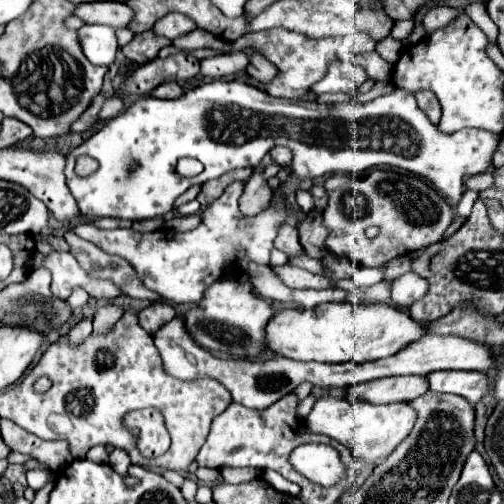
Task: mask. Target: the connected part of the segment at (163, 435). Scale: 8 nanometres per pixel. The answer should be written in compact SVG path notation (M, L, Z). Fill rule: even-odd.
M142 408L130 412L126 418L126 426L138 428L138 448L144 456L160 456L168 448L168 432L164 426L164 418L158 408Z

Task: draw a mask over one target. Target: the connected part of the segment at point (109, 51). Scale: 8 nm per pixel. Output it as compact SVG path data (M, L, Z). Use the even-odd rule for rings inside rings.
M84 24L78 30L78 44L84 56L96 66L110 66L118 50L114 30L110 26L98 26L98 24L96 26Z

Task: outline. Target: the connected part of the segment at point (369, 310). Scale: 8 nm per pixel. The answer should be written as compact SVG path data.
M326 302L316 308L308 310L292 310L282 308L278 310L264 328L266 334L266 346L284 358L290 360L302 360L302 362L370 362L384 356L392 356L392 352L398 352L404 348L404 344L410 344L412 340L418 340L426 334L426 326L412 320L406 312L400 312L396 306L390 304L352 304L352 302Z

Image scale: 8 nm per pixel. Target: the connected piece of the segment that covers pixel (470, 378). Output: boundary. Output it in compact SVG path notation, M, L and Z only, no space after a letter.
M430 372L426 376L432 392L448 392L466 398L472 406L486 394L488 376L484 372Z

